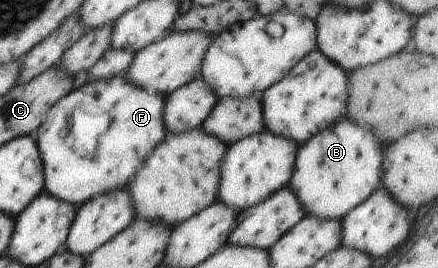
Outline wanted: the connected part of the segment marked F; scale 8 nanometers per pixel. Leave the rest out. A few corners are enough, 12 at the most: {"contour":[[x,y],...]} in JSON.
{"contour":[[89,79],[38,128],[44,190],[81,206],[163,142],[165,94]]}

